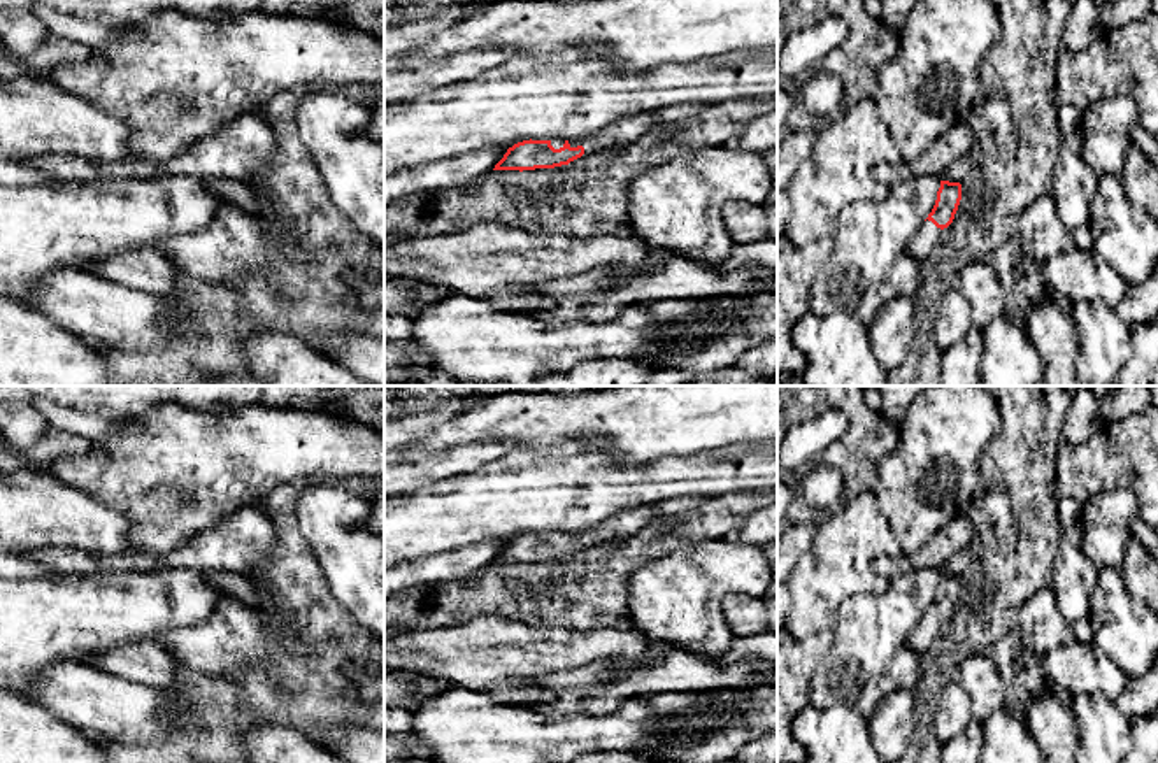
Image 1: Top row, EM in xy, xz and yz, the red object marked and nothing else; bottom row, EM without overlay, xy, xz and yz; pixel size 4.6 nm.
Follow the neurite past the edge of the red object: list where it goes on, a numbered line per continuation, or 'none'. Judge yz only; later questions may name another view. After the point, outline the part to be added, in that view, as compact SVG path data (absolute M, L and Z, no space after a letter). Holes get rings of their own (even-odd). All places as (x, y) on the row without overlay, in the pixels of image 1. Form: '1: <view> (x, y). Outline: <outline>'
1: yz (923, 635). Outline: M925 614L918 626L907 638L907 645L916 651L919 656L926 652L926 649L935 642L939 637L942 623L937 621L932 614Z

